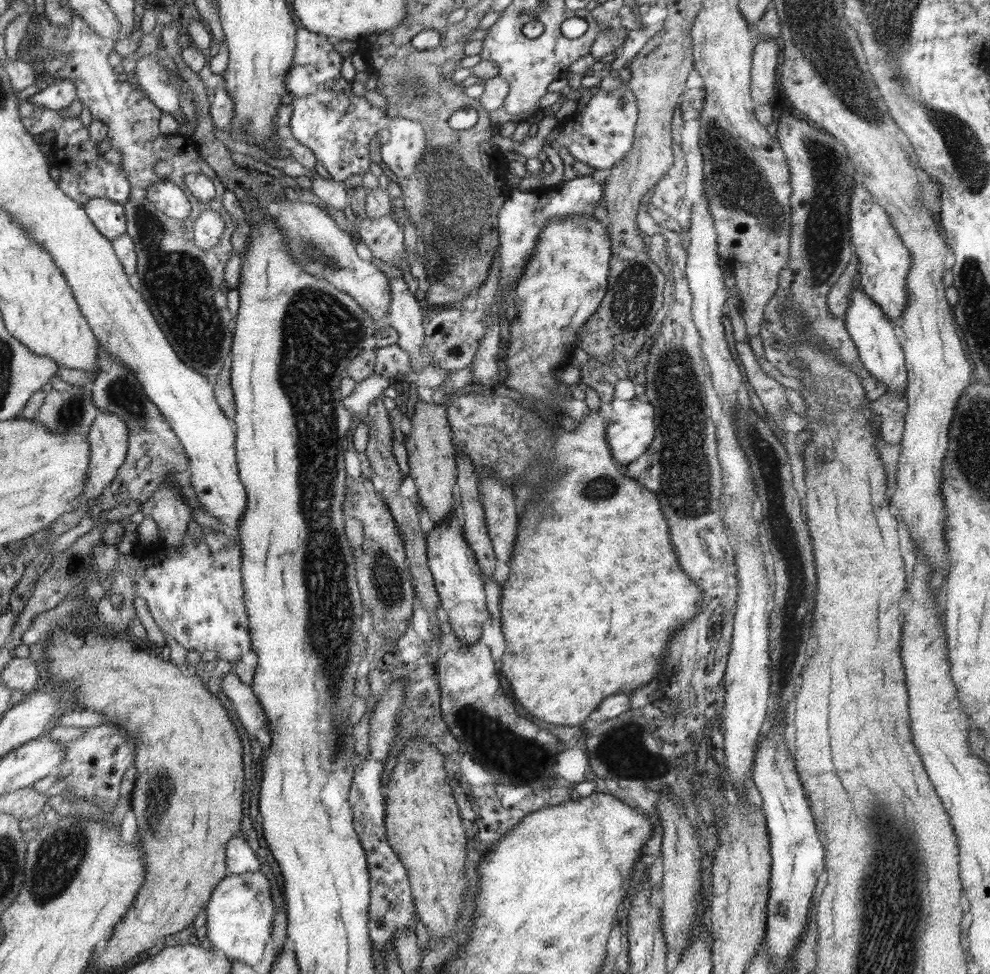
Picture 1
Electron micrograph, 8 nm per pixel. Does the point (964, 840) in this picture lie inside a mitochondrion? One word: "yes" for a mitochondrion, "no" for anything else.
no

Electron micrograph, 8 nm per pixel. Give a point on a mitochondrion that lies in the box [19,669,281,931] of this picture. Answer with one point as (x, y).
(55, 868)

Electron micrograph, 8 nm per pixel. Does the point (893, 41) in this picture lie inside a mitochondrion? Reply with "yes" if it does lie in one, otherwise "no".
yes

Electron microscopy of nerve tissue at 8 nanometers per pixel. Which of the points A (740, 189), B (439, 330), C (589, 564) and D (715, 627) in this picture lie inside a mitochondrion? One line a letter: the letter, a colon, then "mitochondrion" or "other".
A: mitochondrion
B: other
C: other
D: other

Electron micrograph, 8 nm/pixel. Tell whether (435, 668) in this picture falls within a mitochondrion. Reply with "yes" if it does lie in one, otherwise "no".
no

